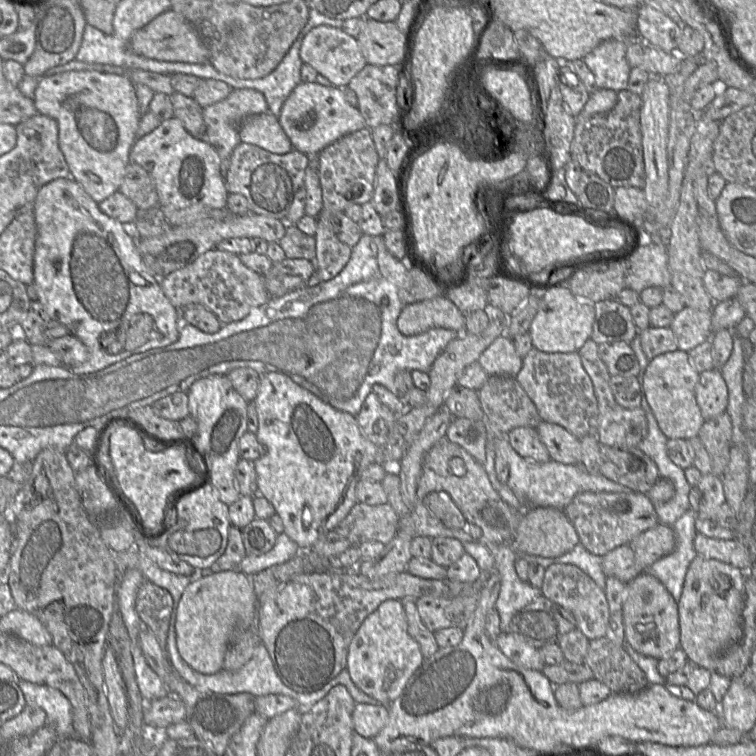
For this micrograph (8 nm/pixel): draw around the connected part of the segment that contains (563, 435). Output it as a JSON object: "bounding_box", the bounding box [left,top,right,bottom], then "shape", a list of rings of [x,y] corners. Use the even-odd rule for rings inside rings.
{"bounding_box":[535,420,582,465],"shape":[[[543,420],[535,429],[552,460],[579,465],[582,456],[580,439],[564,427]]]}

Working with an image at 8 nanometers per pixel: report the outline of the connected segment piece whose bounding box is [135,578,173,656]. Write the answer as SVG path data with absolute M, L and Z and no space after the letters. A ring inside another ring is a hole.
M143 578L143 581L136 592L135 607L144 626L147 627L154 635L161 649L167 656L166 643L173 608L173 602L169 593L166 590L154 585L149 580Z

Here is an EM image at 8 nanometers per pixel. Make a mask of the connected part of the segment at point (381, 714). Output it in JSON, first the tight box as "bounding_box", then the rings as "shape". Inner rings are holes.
{"bounding_box":[352,703,388,739],"shape":[[[356,703],[352,714],[353,729],[362,737],[373,739],[385,727],[388,719],[388,707]]]}

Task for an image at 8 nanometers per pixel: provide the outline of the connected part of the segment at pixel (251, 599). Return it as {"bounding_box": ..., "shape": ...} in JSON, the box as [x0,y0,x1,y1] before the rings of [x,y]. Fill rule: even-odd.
{"bounding_box":[176,570,257,674],"shape":[[[238,570],[198,576],[184,590],[176,611],[176,646],[182,659],[195,671],[215,674],[223,669],[226,650],[235,632],[256,624],[257,598],[251,576]]]}

